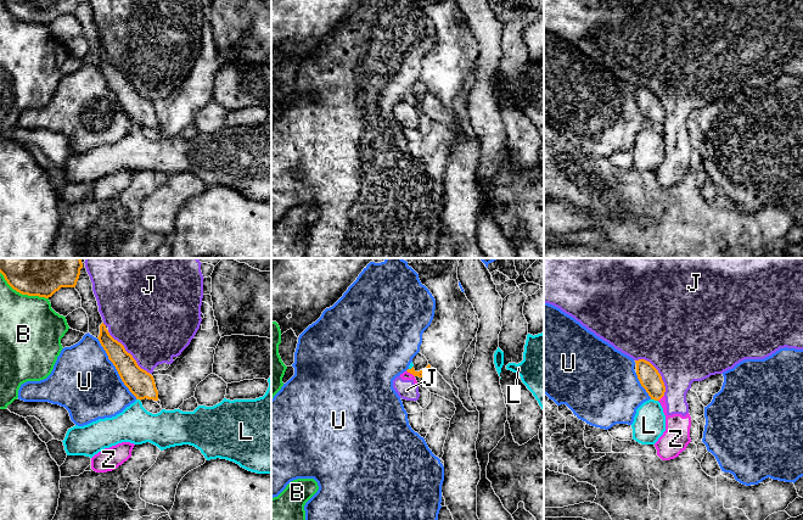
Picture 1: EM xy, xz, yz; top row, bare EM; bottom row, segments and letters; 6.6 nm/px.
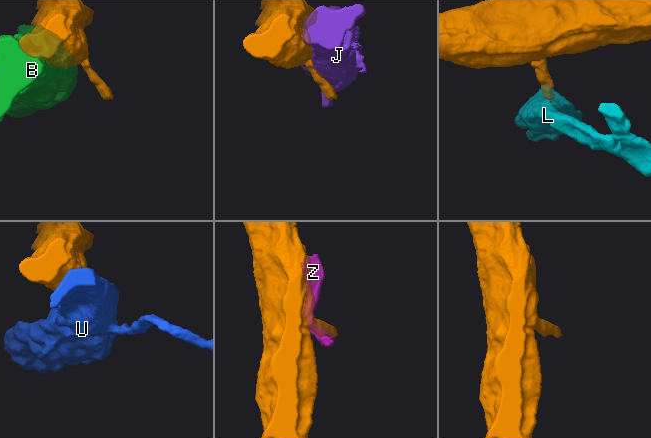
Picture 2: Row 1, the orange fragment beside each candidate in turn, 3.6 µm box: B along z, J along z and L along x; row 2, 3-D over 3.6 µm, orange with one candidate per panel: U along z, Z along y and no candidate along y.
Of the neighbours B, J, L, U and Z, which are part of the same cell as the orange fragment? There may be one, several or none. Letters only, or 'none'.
none

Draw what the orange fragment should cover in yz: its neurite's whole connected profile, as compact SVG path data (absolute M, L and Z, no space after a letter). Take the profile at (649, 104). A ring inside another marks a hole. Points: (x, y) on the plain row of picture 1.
M639 86L636 90L636 102L641 113L646 117L651 127L659 128L666 119L666 113L658 97L647 88Z

